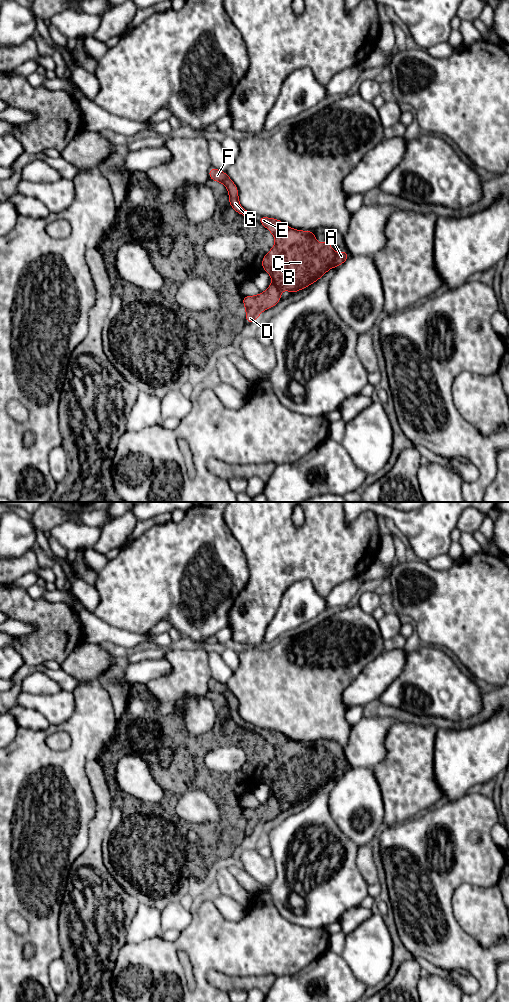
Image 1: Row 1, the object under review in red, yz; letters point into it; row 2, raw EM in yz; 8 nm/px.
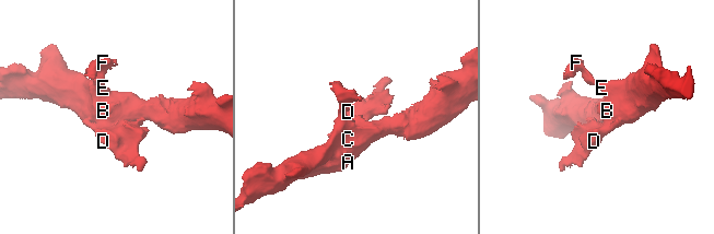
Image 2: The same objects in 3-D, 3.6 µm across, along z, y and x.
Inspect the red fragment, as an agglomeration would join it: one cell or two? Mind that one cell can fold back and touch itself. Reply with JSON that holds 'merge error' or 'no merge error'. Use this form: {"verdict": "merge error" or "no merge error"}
{"verdict": "no merge error"}

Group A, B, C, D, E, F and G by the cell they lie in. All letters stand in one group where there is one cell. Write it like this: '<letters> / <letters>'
A B C D E F G

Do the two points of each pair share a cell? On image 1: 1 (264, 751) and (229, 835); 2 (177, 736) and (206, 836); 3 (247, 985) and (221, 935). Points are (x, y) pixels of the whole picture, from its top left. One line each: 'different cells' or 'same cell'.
1: same cell
2: same cell
3: different cells

